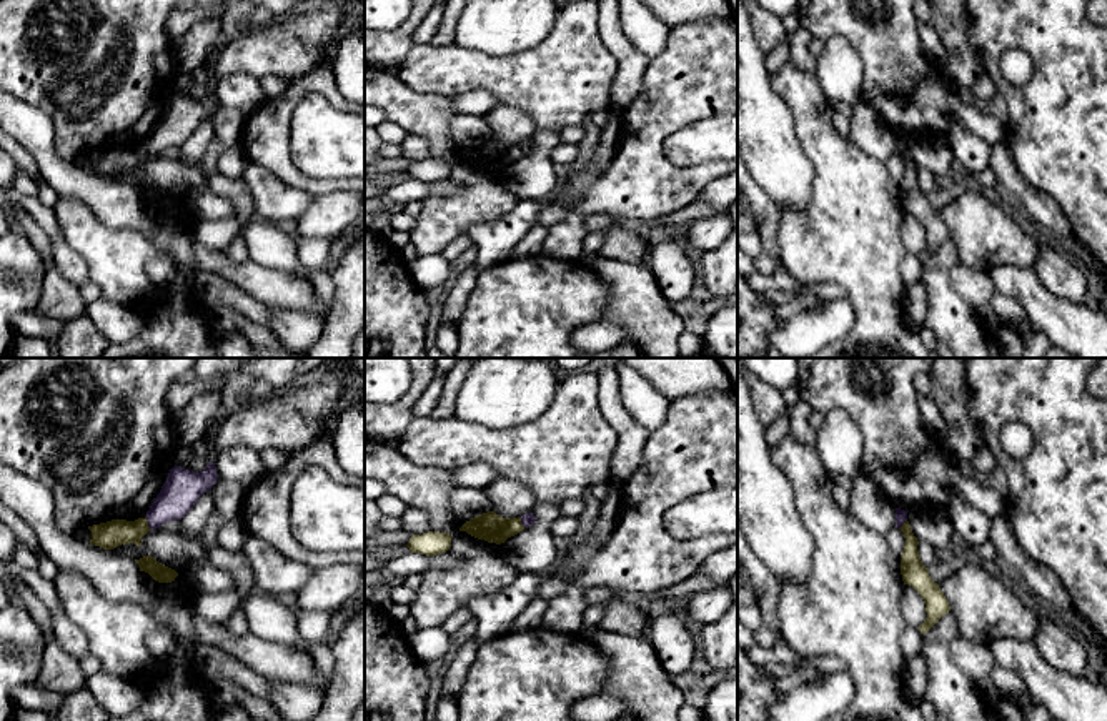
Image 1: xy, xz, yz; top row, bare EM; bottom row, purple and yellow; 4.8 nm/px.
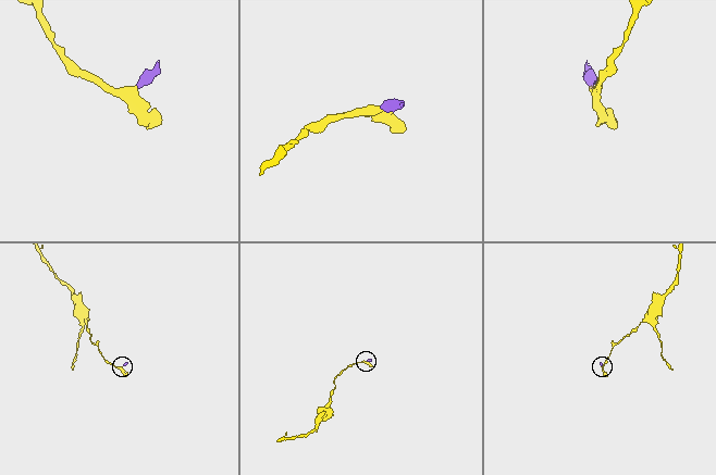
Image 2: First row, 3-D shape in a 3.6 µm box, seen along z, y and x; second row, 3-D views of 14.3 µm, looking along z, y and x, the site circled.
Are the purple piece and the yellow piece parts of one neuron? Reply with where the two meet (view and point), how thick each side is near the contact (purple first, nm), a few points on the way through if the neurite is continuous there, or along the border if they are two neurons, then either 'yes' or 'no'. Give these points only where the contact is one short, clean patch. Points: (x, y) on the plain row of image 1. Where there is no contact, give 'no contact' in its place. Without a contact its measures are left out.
contact xy (148, 150); calibres 180 and 130 nm; border xy (145, 144), (150, 155); no

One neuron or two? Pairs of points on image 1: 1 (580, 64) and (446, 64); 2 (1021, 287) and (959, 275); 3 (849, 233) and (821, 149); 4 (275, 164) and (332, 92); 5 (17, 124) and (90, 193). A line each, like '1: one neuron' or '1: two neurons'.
1: one neuron
2: two neurons
3: one neuron
4: one neuron
5: one neuron

